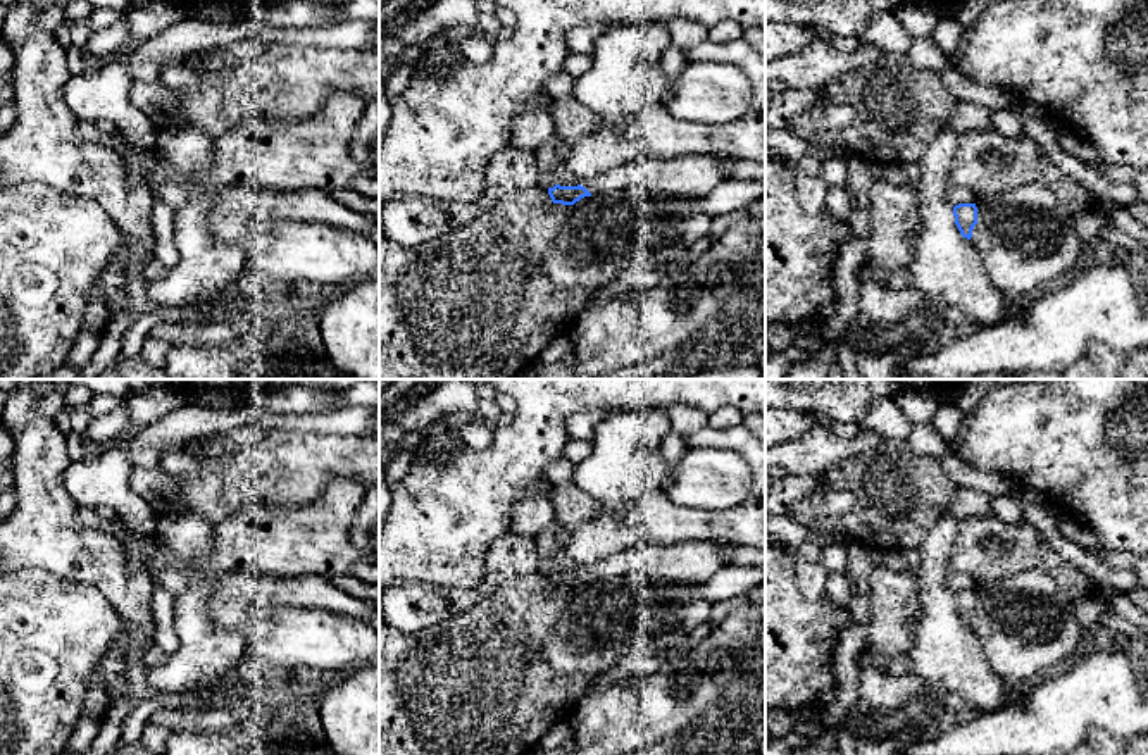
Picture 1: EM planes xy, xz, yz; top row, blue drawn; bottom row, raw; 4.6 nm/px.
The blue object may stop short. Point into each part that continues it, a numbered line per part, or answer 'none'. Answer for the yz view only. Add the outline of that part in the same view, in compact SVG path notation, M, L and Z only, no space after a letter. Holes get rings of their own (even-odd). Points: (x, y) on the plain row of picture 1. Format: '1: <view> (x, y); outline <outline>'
none

